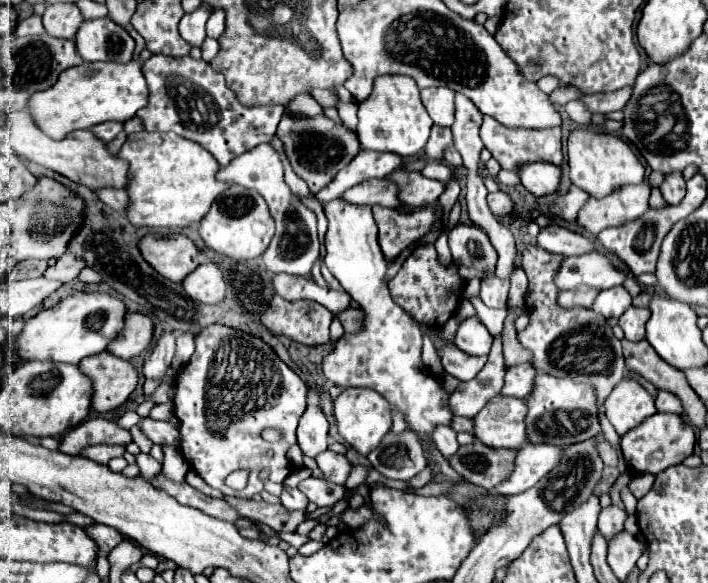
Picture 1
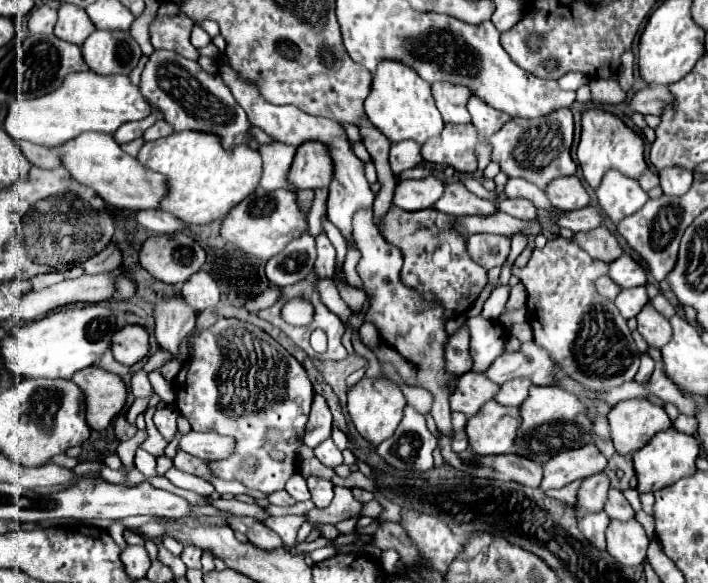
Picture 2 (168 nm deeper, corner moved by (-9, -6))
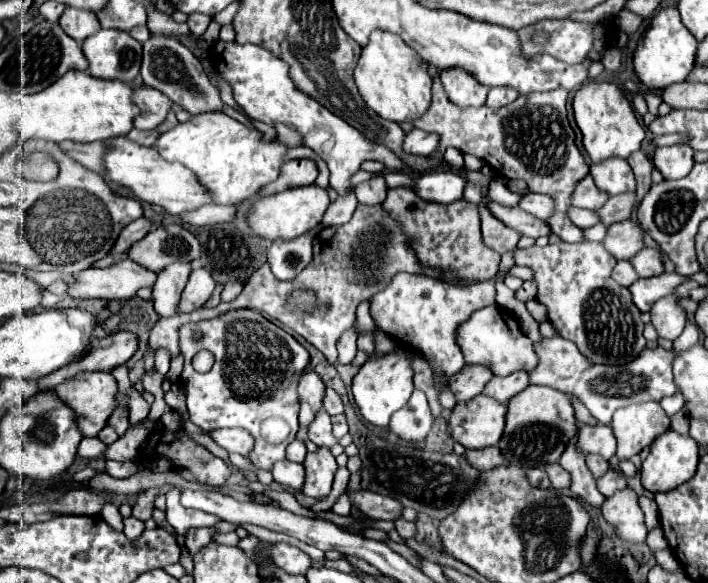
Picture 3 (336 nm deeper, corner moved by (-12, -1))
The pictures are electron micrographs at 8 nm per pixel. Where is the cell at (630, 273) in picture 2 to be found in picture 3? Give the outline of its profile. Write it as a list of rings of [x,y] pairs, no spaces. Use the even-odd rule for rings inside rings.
[[[644,247],[636,257],[630,259],[636,273],[640,277],[654,277],[664,273],[664,263],[662,263],[662,253],[650,247]]]

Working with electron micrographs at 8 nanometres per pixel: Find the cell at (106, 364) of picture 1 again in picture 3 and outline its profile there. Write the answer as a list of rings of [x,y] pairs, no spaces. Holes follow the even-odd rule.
[[[80,373],[56,387],[56,395],[76,413],[76,425],[84,437],[96,437],[108,423],[118,395],[110,373]]]

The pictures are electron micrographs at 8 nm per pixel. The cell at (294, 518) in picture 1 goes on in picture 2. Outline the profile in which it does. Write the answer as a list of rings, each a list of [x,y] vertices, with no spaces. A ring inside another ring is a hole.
[[[335,486],[335,498],[333,502],[319,510],[319,508],[313,508],[309,510],[307,514],[303,514],[303,518],[309,522],[309,524],[337,524],[341,520],[347,520],[351,516],[357,516],[359,510],[361,510],[363,504],[359,504],[351,490],[345,488],[345,486]]]

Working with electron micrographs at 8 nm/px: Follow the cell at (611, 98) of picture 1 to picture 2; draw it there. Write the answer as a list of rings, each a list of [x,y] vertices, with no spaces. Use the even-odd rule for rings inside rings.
[[[649,84],[643,90],[635,92],[635,96],[629,100],[629,110],[631,112],[639,112],[639,114],[661,114],[661,108],[665,104],[673,102],[667,86],[663,84]]]

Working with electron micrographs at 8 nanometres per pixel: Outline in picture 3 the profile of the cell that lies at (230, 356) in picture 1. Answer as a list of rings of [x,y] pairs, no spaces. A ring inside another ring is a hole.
[[[232,309],[210,321],[186,323],[178,333],[180,353],[186,359],[180,379],[186,389],[190,419],[210,421],[210,431],[220,427],[242,427],[250,431],[256,437],[256,447],[248,457],[256,467],[270,471],[276,461],[284,459],[286,445],[296,439],[300,409],[296,383],[310,361],[308,351],[290,333],[250,309]],[[194,331],[202,331],[204,339],[194,341]],[[200,349],[208,349],[216,357],[216,363],[208,373],[192,369],[192,357]],[[266,421],[282,421],[282,427],[286,427],[288,433],[280,443],[262,435]]]

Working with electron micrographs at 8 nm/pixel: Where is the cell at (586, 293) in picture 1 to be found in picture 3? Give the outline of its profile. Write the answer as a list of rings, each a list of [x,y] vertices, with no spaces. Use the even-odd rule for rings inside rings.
[[[618,261],[614,271],[612,271],[612,279],[624,287],[630,287],[634,281],[638,281],[636,277],[636,271],[632,269],[632,263],[630,261]]]

